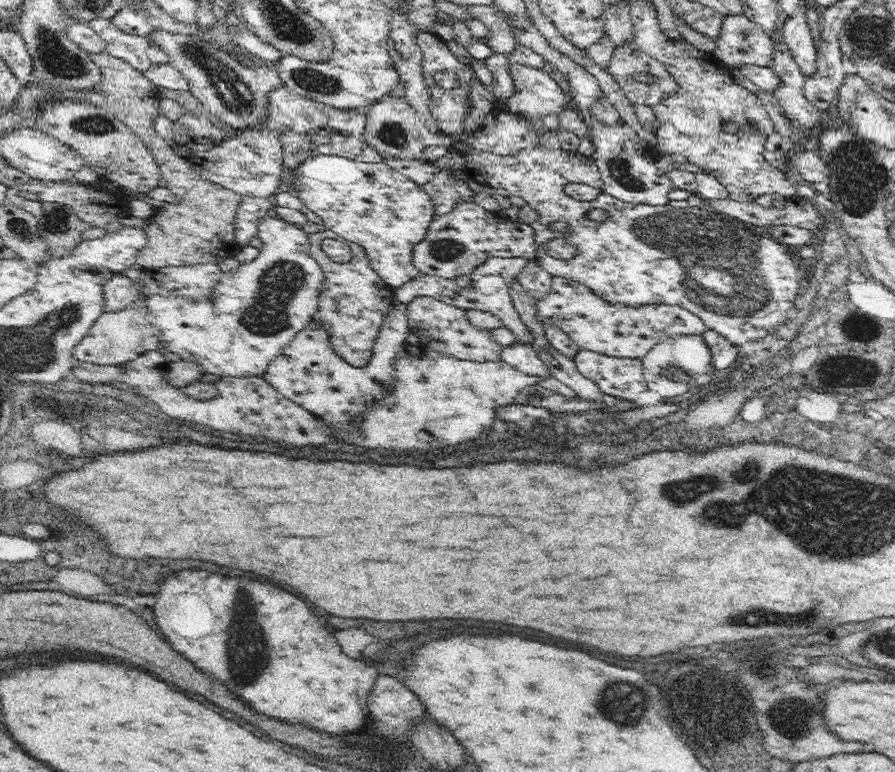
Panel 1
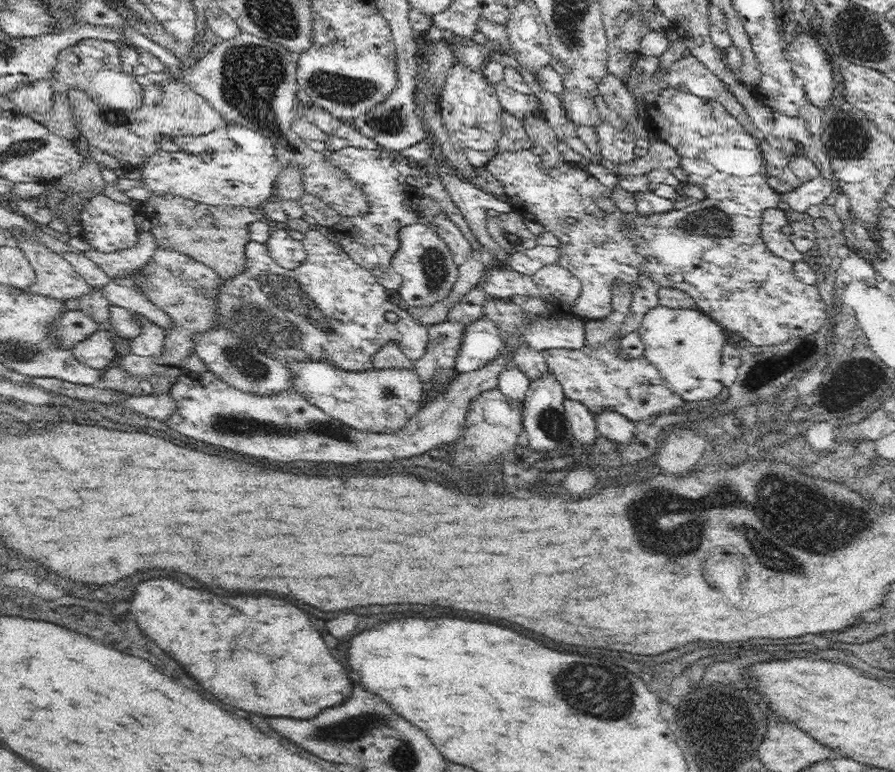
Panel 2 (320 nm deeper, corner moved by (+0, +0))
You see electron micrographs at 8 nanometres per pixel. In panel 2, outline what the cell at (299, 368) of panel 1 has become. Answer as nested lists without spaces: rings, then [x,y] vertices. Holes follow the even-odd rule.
[[[288,359],[288,388],[310,405],[364,434],[381,435],[402,428],[424,405],[423,378],[414,368],[344,370],[326,360]]]

